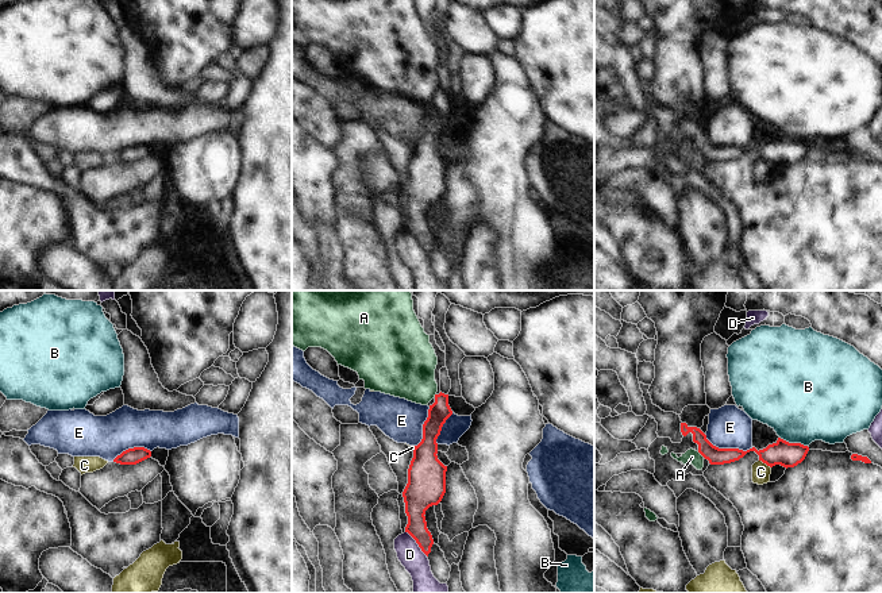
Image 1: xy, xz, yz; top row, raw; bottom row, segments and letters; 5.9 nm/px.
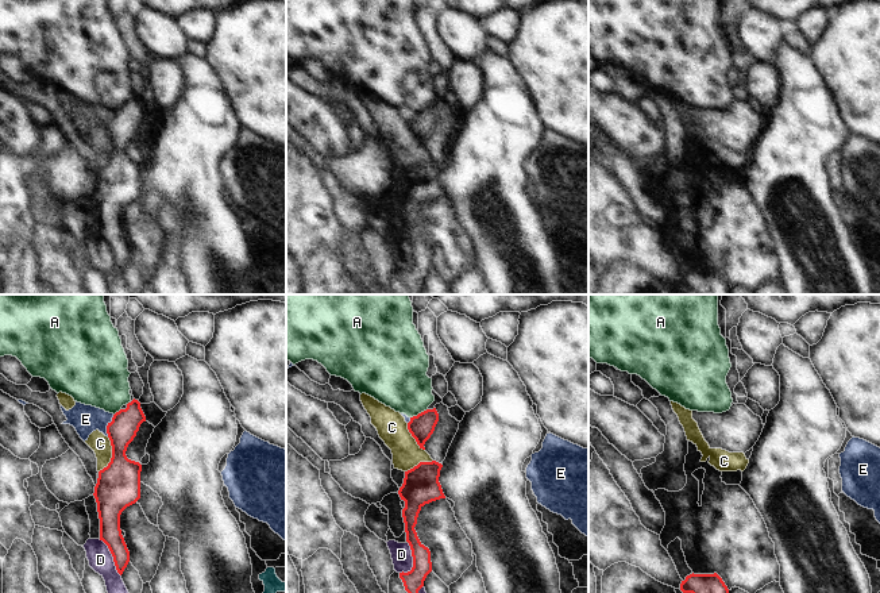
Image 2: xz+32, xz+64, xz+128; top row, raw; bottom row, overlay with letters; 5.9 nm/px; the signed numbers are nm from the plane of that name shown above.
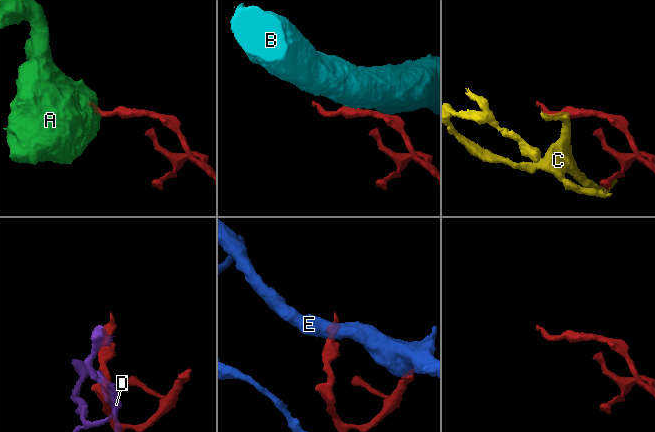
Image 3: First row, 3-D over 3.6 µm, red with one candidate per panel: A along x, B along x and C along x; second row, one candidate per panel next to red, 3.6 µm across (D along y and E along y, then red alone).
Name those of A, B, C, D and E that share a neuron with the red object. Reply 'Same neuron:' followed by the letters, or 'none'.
Same neuron: none

